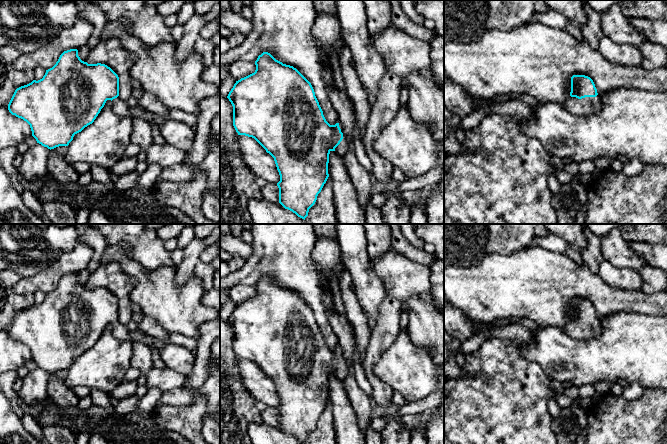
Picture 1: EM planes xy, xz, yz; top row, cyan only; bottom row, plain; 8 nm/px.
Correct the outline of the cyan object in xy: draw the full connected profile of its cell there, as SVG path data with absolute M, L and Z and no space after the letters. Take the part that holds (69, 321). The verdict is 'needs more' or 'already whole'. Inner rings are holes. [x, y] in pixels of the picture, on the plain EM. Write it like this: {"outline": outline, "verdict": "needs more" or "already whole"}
{"outline": "M77 273L64 275L56 288L46 294L42 303L17 312L8 334L30 349L37 367L51 374L68 370L75 358L94 346L107 324L112 325L113 334L119 340L140 342L158 350L170 342L151 338L140 330L129 330L119 321L118 299L105 288L82 285Z", "verdict": "needs more"}

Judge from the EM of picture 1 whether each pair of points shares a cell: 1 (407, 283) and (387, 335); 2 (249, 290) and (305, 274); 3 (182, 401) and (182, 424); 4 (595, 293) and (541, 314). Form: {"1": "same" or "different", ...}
{"1": "different", "2": "different", "3": "different", "4": "same"}

